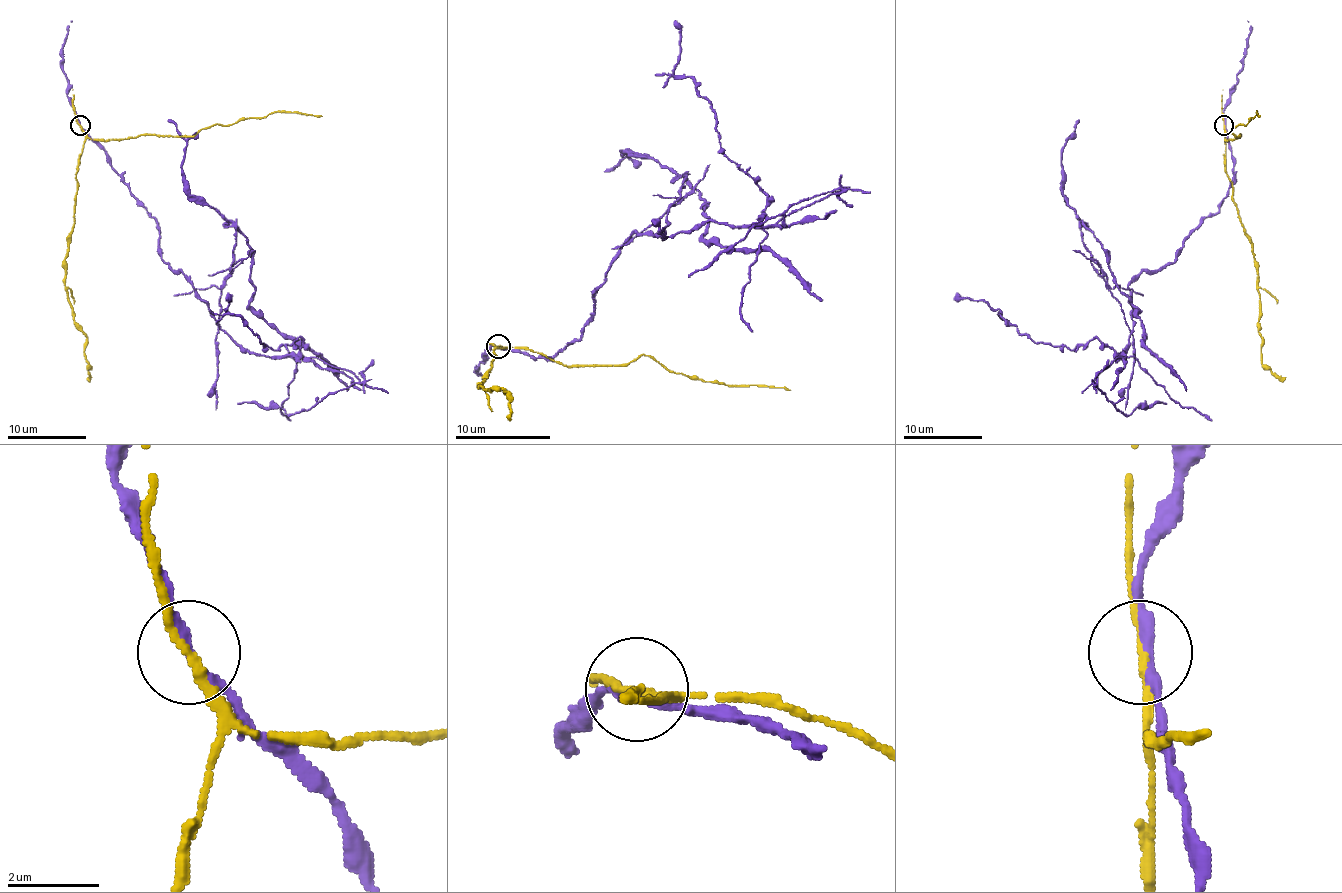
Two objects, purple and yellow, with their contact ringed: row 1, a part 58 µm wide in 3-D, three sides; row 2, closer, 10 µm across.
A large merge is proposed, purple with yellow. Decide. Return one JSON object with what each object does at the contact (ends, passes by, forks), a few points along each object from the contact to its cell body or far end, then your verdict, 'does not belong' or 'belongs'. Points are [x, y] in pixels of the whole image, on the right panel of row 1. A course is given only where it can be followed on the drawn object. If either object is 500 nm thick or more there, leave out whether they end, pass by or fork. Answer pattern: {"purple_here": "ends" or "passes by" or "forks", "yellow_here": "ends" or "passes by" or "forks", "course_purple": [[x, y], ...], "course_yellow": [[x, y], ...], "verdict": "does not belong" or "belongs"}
{"purple_here": "passes by", "yellow_here": "passes by", "course_purple": [[1225, 124], [1233, 186], [1178, 256], [1128, 286], [1132, 323], [1124, 357], [1095, 383], [1122, 414], [1166, 404]], "course_yellow": [[1223, 124], [1225, 172], [1241, 225], [1253, 249], [1258, 325], [1262, 337], [1260, 361], [1286, 377]], "verdict": "does not belong"}

